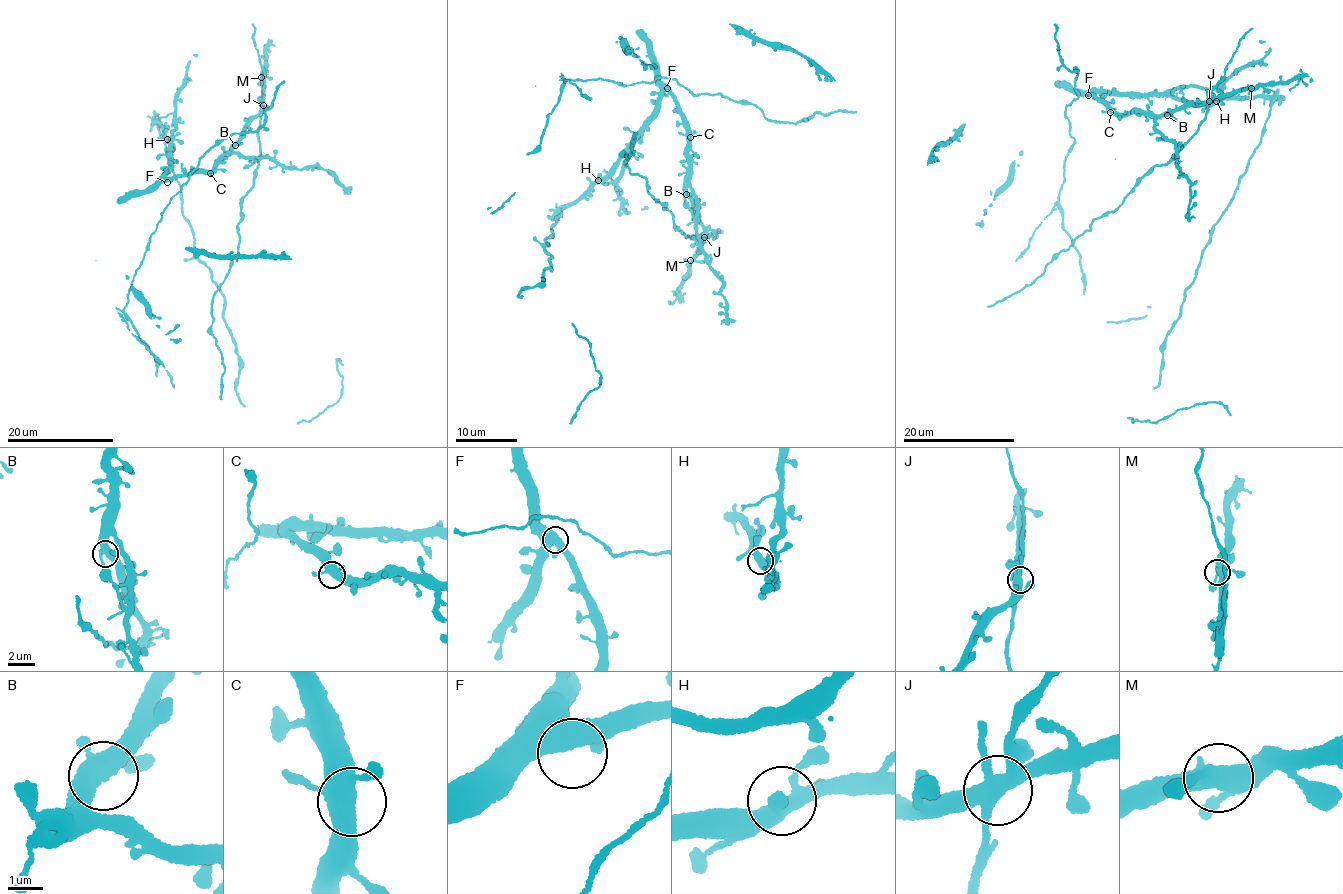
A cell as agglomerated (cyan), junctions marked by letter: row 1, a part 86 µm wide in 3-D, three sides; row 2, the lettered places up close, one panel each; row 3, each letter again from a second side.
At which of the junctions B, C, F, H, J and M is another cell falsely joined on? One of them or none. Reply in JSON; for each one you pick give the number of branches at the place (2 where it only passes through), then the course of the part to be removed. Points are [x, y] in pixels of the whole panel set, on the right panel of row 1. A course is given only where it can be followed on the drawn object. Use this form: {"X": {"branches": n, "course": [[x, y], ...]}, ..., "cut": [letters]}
{"cut": []}

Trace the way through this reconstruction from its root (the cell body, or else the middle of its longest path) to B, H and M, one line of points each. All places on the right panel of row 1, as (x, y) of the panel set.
B: (1167, 96), (1091, 93), (1110, 104), (1114, 111), (1167, 115)
H: (1167, 96), (1194, 104), (1216, 101)
M: (1167, 96), (1091, 93), (1114, 111), (1167, 116), (1251, 88)

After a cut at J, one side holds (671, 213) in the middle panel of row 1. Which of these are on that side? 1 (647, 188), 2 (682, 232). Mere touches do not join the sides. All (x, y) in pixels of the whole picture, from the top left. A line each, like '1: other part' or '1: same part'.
1: same part
2: same part

